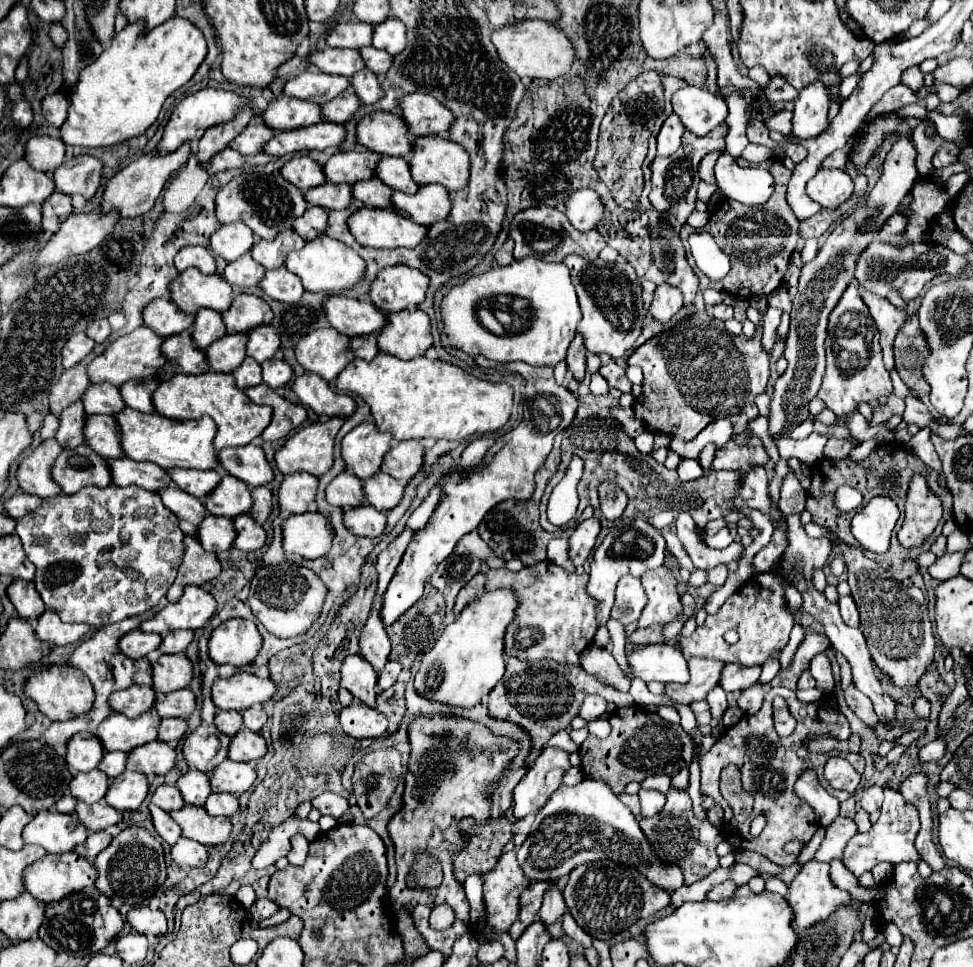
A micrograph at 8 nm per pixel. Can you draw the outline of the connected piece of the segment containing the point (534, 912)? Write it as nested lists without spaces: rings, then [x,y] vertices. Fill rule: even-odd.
[[[532,882],[524,890],[524,894],[520,896],[520,918],[516,920],[516,924],[512,924],[512,930],[508,930],[512,940],[518,940],[520,934],[538,918],[542,896],[548,886],[550,886],[550,882]]]

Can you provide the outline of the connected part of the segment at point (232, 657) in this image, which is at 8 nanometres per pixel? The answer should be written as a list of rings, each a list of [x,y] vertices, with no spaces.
[[[230,618],[214,628],[208,640],[208,656],[214,664],[230,664],[242,668],[252,664],[262,648],[262,636],[256,624],[242,618]]]

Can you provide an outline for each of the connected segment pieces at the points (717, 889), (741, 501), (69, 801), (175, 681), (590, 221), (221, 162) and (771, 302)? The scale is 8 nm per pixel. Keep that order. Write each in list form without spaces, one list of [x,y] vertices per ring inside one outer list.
[[[722,882],[722,884],[714,886],[714,888],[706,894],[706,898],[708,898],[708,900],[714,900],[714,902],[728,900],[728,898],[734,894],[734,890],[736,890],[736,884],[734,884],[734,882]]]
[[[752,466],[752,470],[742,472],[742,478],[744,482],[740,482],[740,494],[736,494],[736,506],[748,506],[748,508],[766,512],[774,518],[774,522],[782,520],[782,514],[778,512],[778,508],[770,506],[766,470],[762,466]]]
[[[64,794],[62,798],[60,798],[60,802],[56,802],[56,810],[58,812],[62,812],[62,814],[74,814],[74,806],[76,806],[76,798],[72,798],[70,794]]]
[[[162,654],[152,664],[152,688],[160,694],[186,688],[192,680],[192,664],[184,654]]]
[[[576,190],[568,200],[566,200],[566,210],[564,214],[568,216],[570,224],[576,230],[592,230],[600,222],[604,214],[604,204],[600,196],[594,190]]]
[[[224,148],[220,150],[220,154],[212,156],[212,162],[204,164],[204,170],[208,174],[216,174],[220,170],[228,170],[228,168],[242,168],[246,164],[244,156],[232,148]]]
[[[780,286],[767,296],[767,302],[769,307],[775,307],[781,309],[784,313],[790,313],[792,311],[792,300],[787,292],[787,287]]]

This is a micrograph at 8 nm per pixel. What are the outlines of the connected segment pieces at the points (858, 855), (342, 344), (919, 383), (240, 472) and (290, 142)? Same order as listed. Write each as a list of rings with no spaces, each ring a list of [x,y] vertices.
[[[884,788],[884,804],[880,808],[880,818],[878,822],[864,834],[854,834],[850,842],[844,848],[842,862],[844,866],[854,874],[860,876],[868,870],[872,870],[878,862],[890,862],[890,864],[900,864],[900,862],[920,862],[920,854],[914,848],[914,838],[920,830],[920,820],[918,820],[918,810],[904,800],[904,796],[894,790],[894,788]]]
[[[334,328],[312,330],[312,334],[300,338],[300,342],[294,346],[294,354],[298,364],[308,374],[318,374],[326,382],[330,382],[348,364],[348,340],[348,336],[338,334]]]
[[[910,316],[898,330],[894,340],[894,368],[900,374],[902,382],[908,386],[908,390],[916,392],[918,398],[924,398],[930,390],[920,374],[920,362],[926,358],[926,354],[926,338],[918,328],[916,316]]]
[[[246,444],[238,448],[224,448],[216,454],[218,466],[222,470],[250,488],[264,486],[272,480],[272,468],[264,456],[264,450],[258,444]]]
[[[318,122],[316,126],[306,126],[300,130],[274,132],[272,140],[262,146],[262,152],[270,156],[286,156],[306,150],[326,150],[338,148],[344,140],[344,128],[334,122]]]

